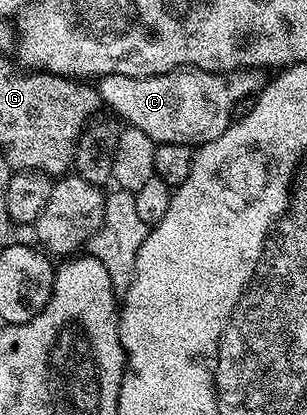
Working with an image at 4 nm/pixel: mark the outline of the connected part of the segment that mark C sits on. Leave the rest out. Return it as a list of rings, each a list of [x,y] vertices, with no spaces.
[[[183,67],[155,77],[104,75],[97,78],[96,88],[105,108],[110,108],[107,110],[129,128],[144,131],[148,139],[159,145],[180,143],[197,147],[216,139],[216,135],[224,135],[232,123],[235,104],[245,96],[261,93],[267,80],[267,74],[261,69],[213,73]]]

